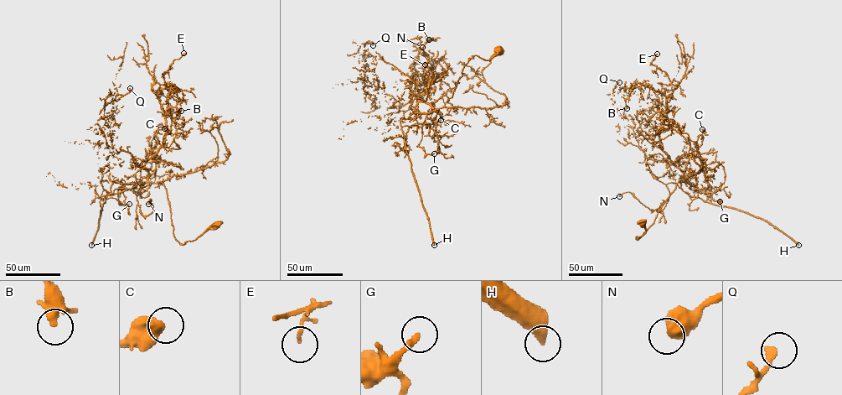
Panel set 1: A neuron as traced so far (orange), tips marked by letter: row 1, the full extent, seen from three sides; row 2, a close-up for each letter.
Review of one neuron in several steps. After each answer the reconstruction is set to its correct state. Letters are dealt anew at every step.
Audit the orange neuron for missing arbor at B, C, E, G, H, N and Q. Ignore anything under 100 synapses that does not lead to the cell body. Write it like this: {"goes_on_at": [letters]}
{"goes_on_at": ["H"]}

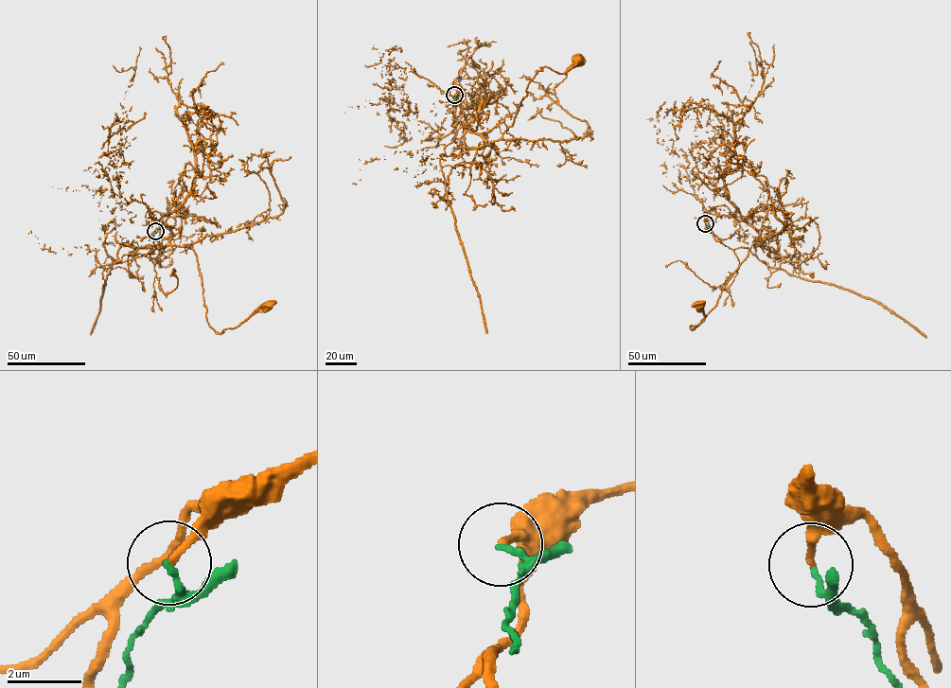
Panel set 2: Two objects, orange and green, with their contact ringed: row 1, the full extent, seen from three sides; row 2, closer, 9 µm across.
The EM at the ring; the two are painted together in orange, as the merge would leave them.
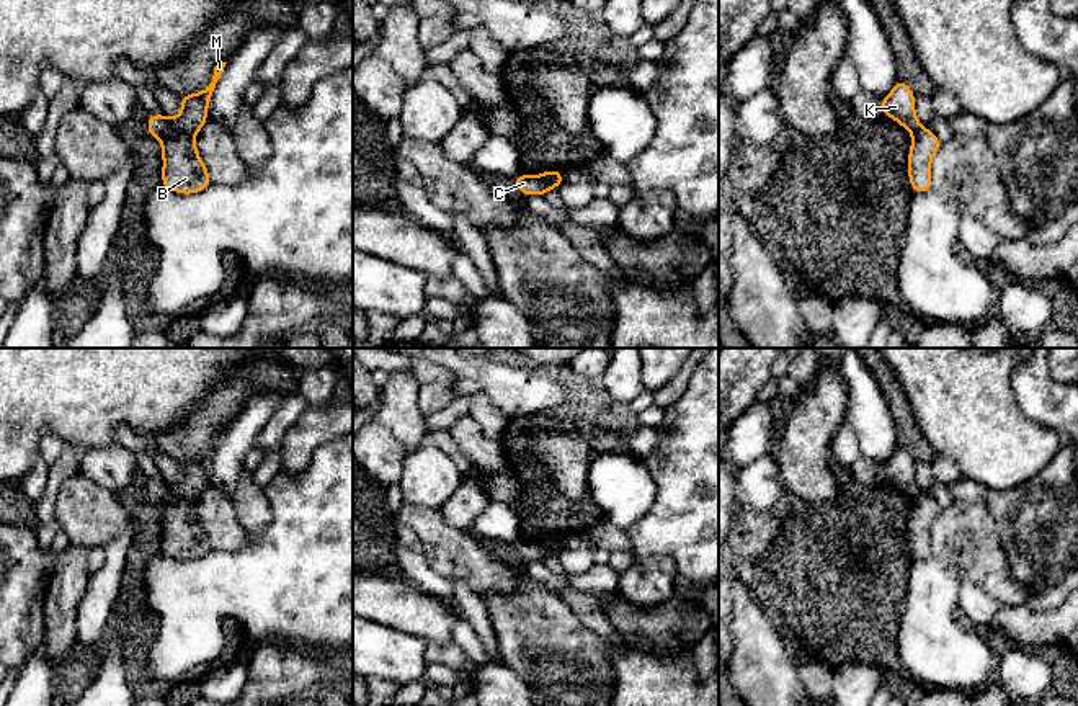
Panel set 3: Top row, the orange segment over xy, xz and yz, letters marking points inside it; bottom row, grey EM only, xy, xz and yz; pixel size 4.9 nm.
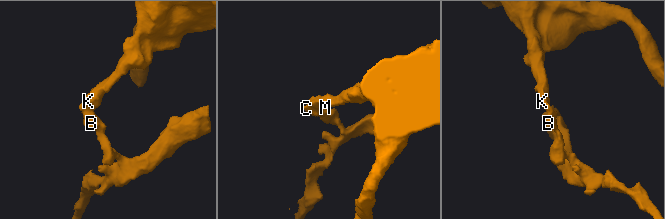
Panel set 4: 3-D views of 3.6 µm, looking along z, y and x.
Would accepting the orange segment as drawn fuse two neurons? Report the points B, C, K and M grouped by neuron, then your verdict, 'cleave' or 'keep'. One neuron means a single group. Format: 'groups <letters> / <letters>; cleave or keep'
groups B C / K M; cleave

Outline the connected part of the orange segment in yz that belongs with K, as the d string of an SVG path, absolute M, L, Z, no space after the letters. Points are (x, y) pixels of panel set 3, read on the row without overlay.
M898 445L892 458L879 467L882 480L890 482L911 500L921 494L915 477L915 462L913 456Z

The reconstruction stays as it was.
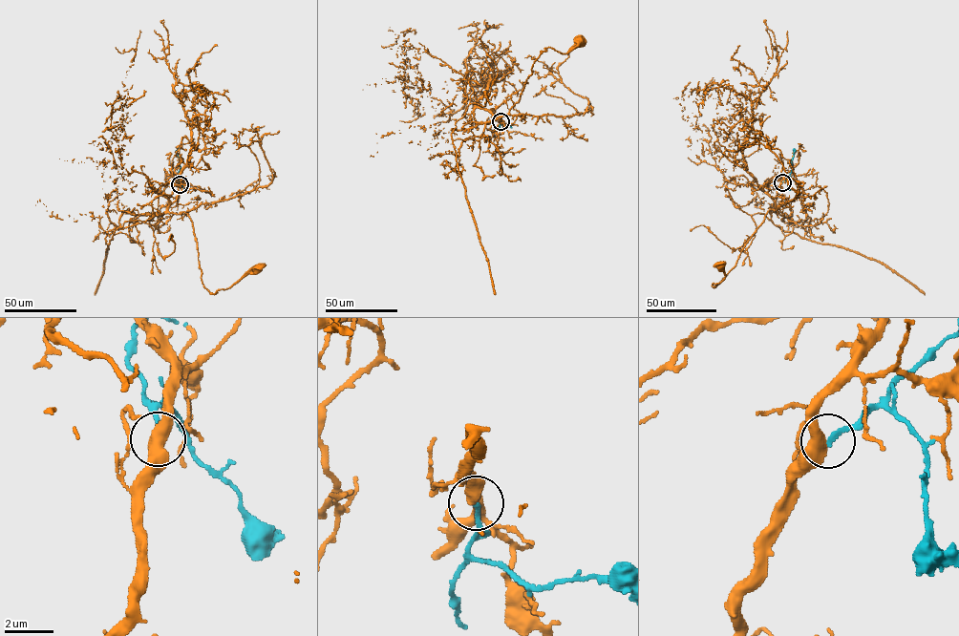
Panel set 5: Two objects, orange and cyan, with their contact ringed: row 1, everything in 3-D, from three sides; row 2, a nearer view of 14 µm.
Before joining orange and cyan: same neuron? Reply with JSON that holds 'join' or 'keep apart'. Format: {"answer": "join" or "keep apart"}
{"answer": "keep apart"}

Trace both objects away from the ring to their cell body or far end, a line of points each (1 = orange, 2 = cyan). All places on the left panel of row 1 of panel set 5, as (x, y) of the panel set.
1: (180, 184), (168, 211), (184, 212), (191, 220), (203, 286), (216, 293), (258, 268)
2: (180, 184), (179, 152), (175, 151)

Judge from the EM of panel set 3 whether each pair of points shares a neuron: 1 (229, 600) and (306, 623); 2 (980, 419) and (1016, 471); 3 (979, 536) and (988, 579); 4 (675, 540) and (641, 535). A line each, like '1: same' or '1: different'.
1: same
2: same
3: same
4: same

